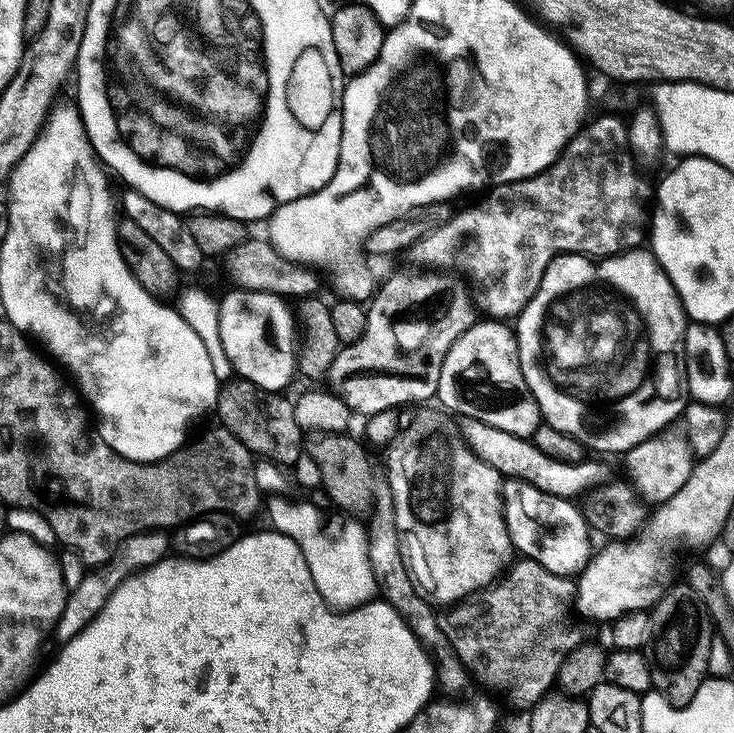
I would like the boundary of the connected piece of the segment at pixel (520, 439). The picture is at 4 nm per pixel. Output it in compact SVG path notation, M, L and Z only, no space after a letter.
M459 417L458 434L468 443L468 449L482 462L486 462L494 470L498 470L501 477L510 480L525 480L527 484L534 485L535 488L546 494L578 498L588 489L599 484L607 484L610 480L607 466L600 461L603 459L585 458L576 464L558 462L554 458L542 454L542 450L538 450L538 446L532 443L529 437L506 434L506 430L498 430L498 426L490 426L478 418Z

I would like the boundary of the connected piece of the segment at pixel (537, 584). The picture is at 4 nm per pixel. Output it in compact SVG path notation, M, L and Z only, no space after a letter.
M520 558L495 584L451 605L445 611L448 612L445 616L443 613L440 628L475 683L477 680L482 687L497 692L509 704L509 709L530 710L542 697L549 695L550 689L557 683L565 655L585 639L582 629L564 624L568 620L568 611L573 611L575 602L575 579L559 576L538 562Z

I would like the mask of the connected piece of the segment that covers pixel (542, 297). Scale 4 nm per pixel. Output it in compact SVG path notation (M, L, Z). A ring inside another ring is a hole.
M624 250L615 256L606 256L600 259L592 259L583 254L565 254L556 256L550 262L550 266L546 266L546 274L542 274L542 282L538 286L538 290L534 294L534 298L530 298L530 302L523 308L520 315L515 317L514 331L516 333L516 345L518 346L518 354L520 355L520 369L526 378L526 386L530 386L530 390L534 394L534 398L540 407L540 415L543 423L554 426L554 430L562 430L562 434L570 434L577 442L584 445L585 449L594 451L596 454L604 454L600 452L617 452L623 454L629 452L634 446L638 446L643 440L649 440L651 436L663 433L664 428L672 419L679 417L686 407L686 381L684 378L684 369L678 357L684 351L684 330L686 327L686 313L684 311L684 303L680 300L680 295L674 290L674 286L670 282L670 278L664 273L664 268L656 261L656 257L648 250Z

